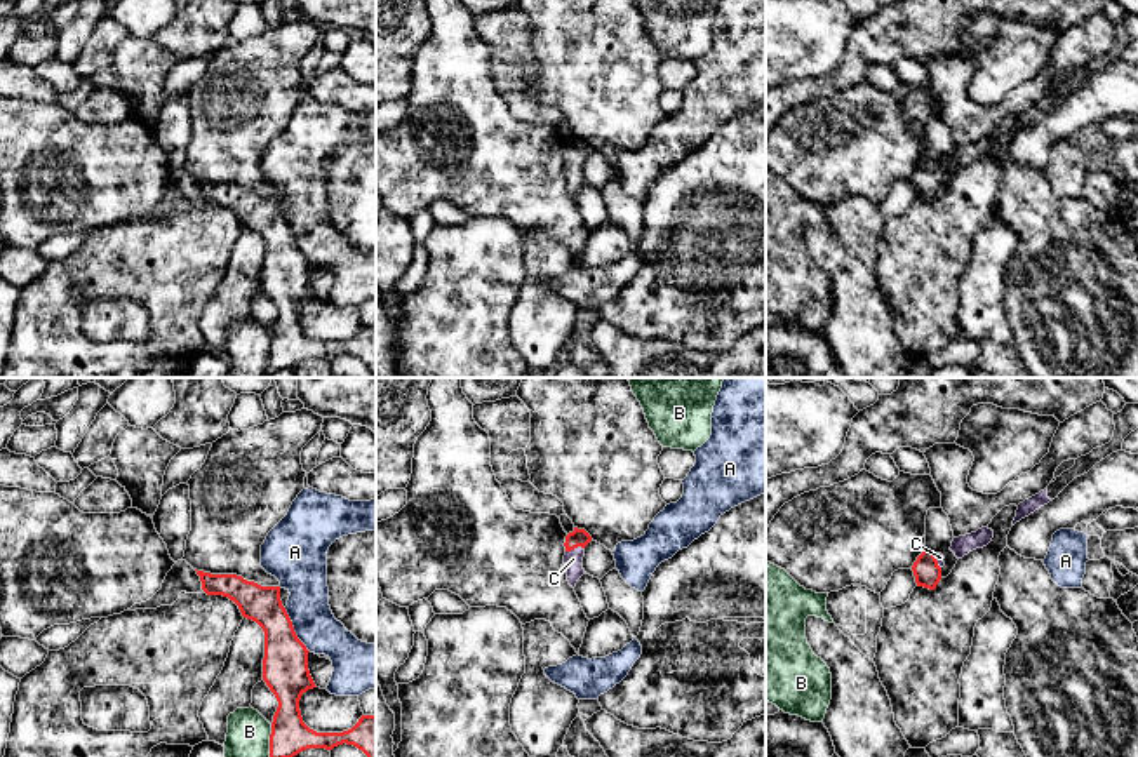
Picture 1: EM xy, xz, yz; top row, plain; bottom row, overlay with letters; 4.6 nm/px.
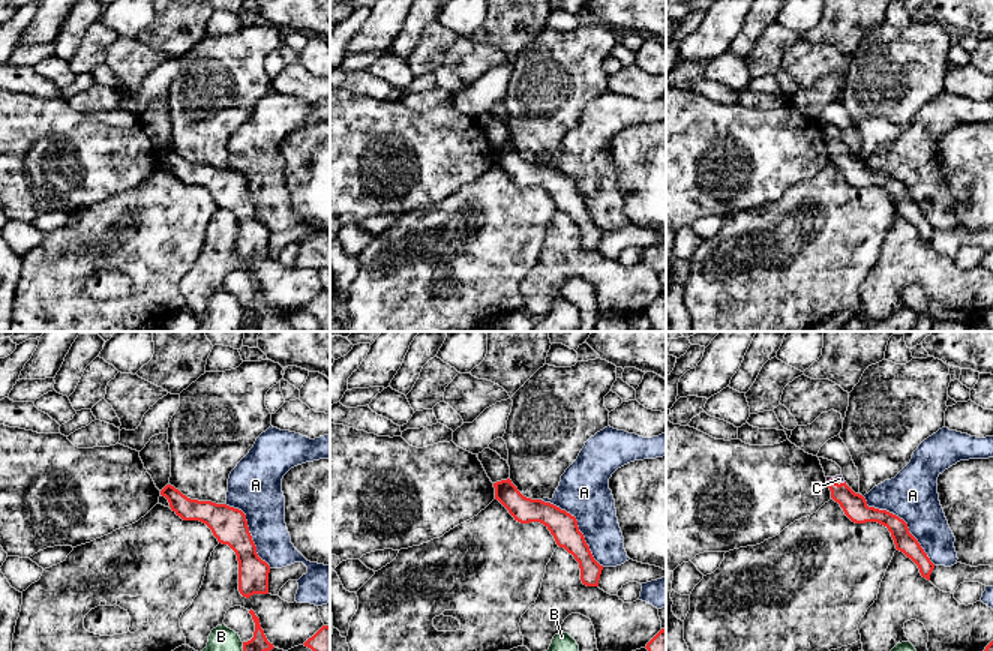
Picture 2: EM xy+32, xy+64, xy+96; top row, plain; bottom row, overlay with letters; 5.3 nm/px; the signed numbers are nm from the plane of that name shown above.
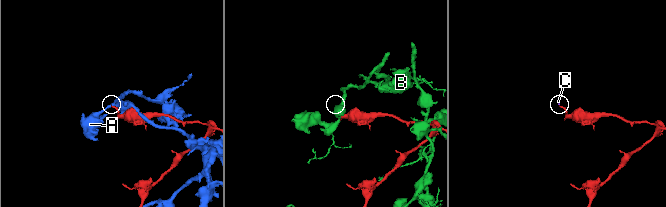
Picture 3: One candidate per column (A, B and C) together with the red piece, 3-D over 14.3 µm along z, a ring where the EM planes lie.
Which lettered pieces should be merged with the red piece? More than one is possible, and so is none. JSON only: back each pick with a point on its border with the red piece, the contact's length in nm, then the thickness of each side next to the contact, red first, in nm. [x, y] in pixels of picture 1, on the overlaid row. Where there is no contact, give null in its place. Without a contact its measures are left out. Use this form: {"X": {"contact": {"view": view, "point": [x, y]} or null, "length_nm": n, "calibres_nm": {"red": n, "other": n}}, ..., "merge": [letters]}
{"C": {"contact": {"view": "xz", "point": [575, 547]}, "length_nm": 90, "calibres_nm": {"red": 80, "other": 90}}, "merge": ["C"]}

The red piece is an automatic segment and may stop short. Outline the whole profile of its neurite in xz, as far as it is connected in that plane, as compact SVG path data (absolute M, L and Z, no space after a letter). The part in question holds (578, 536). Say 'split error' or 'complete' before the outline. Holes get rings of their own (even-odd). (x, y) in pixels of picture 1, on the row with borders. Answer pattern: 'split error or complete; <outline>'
split error; M574 527L572 533L566 536L566 573L567 581L574 588L578 579L585 574L583 569L583 557L585 557L585 546L592 541L592 536L585 529Z

